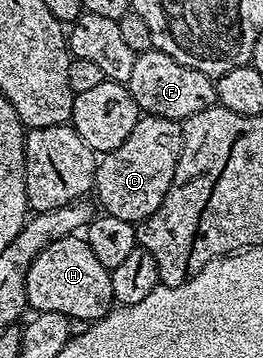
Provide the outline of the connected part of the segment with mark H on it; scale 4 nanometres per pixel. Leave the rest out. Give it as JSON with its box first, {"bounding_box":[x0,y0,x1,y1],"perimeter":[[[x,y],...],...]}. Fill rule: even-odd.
{"bounding_box":[25,237,114,324],"perimeter":[[[84,237],[60,238],[47,244],[47,248],[43,248],[43,252],[39,252],[33,258],[31,268],[25,273],[25,300],[34,311],[59,312],[70,320],[77,321],[78,318],[81,324],[92,324],[114,309],[113,275],[107,268],[103,268],[103,264],[99,264],[98,258],[91,253]]]}

